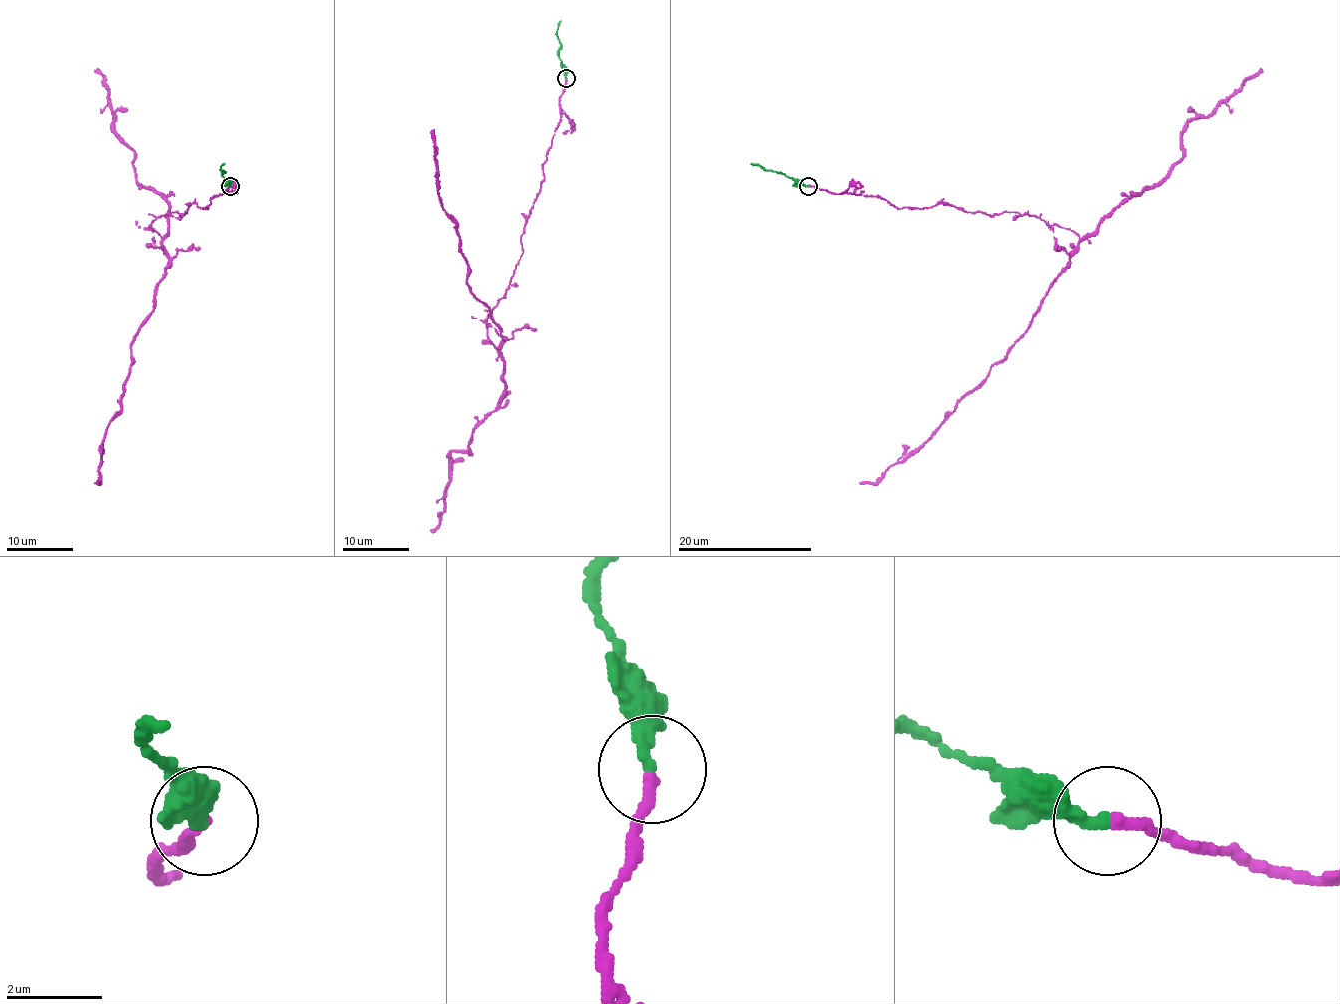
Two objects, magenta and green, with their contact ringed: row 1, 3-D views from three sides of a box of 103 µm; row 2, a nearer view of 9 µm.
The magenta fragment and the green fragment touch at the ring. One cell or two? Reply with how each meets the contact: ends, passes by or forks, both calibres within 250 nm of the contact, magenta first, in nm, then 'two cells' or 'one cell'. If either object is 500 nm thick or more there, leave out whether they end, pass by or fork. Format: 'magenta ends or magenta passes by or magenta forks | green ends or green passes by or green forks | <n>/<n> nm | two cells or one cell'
magenta ends | green ends | 280/320 nm | one cell

